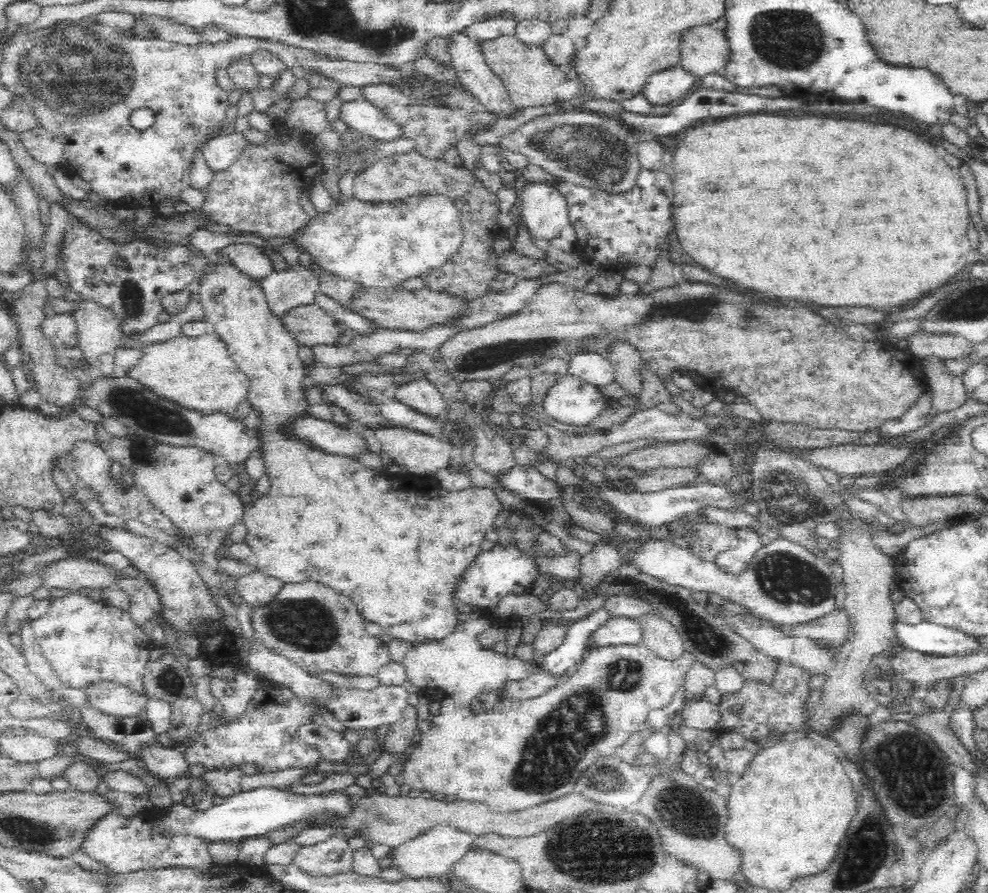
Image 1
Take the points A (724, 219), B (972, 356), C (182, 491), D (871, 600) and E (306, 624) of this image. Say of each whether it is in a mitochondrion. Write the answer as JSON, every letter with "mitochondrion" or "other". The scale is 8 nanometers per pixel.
{"A":"other","B":"other","C":"other","D":"other","E":"mitochondrion"}

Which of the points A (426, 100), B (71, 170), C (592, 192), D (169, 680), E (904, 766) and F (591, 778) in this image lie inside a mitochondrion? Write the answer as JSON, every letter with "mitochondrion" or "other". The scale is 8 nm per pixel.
{"A":"mitochondrion","B":"other","C":"mitochondrion","D":"mitochondrion","E":"mitochondrion","F":"mitochondrion"}

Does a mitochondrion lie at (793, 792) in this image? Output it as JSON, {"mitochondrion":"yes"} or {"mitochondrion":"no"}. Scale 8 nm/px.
{"mitochondrion":"no"}

